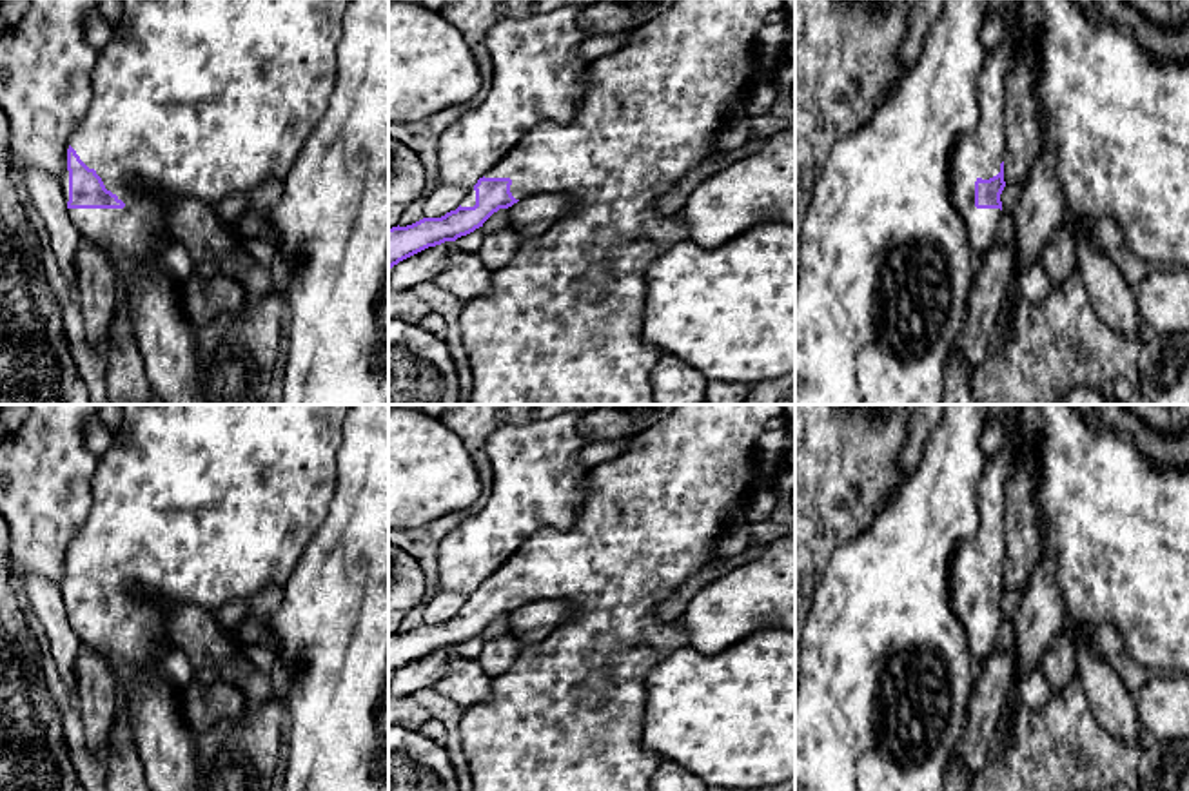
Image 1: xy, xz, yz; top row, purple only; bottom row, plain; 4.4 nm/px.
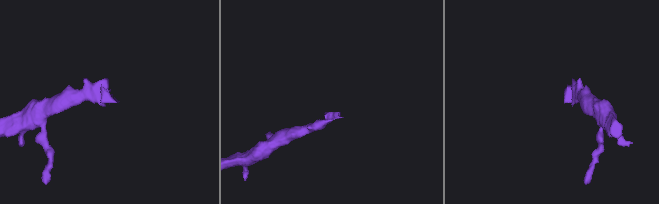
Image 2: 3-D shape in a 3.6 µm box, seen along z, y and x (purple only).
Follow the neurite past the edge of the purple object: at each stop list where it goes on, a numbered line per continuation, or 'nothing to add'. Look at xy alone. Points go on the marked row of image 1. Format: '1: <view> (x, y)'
1: xy (200, 98)

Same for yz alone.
1: yz (977, 155)

